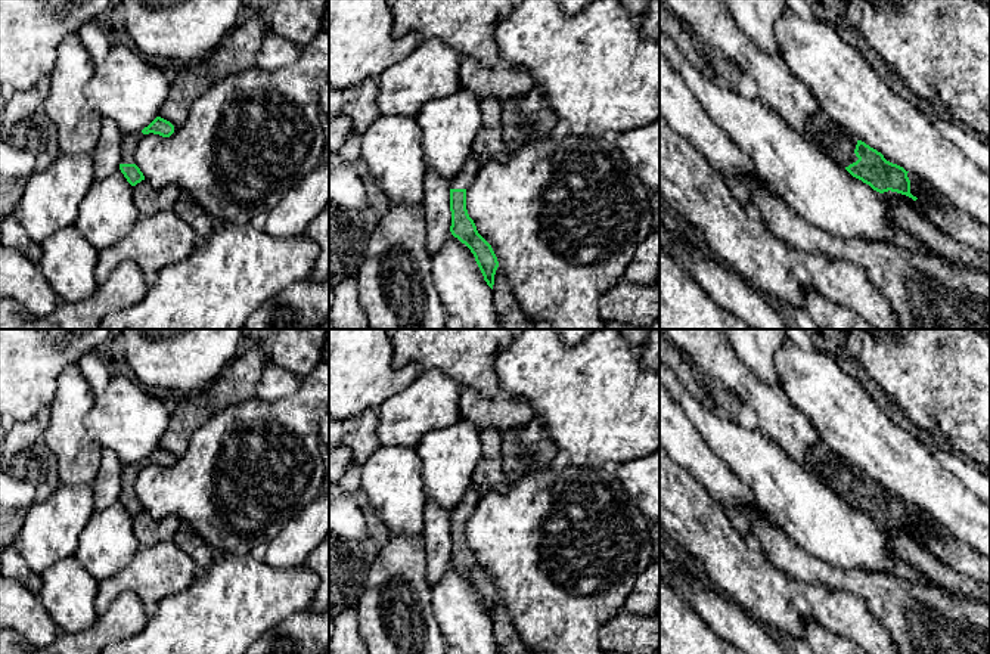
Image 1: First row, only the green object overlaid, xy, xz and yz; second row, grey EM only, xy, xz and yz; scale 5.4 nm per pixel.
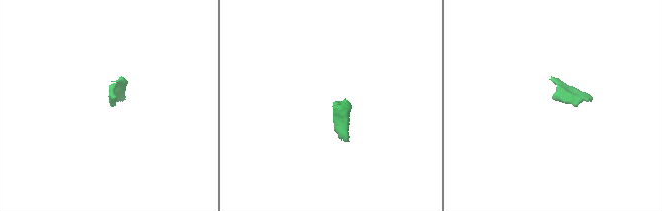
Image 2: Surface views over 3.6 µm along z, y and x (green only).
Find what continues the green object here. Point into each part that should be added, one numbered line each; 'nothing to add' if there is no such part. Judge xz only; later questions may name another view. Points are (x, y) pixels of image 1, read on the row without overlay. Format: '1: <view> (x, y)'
1: xz (462, 511)

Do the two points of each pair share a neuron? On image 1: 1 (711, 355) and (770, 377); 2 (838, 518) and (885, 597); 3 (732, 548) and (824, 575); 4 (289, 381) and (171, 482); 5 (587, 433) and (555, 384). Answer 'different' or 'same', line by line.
1: different
2: different
3: different
4: different
5: same

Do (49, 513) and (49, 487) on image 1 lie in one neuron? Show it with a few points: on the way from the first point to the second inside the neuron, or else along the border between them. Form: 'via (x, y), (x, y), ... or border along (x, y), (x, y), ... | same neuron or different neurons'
border along (61, 484), (44, 499), (36, 501), (24, 520) | different neurons

